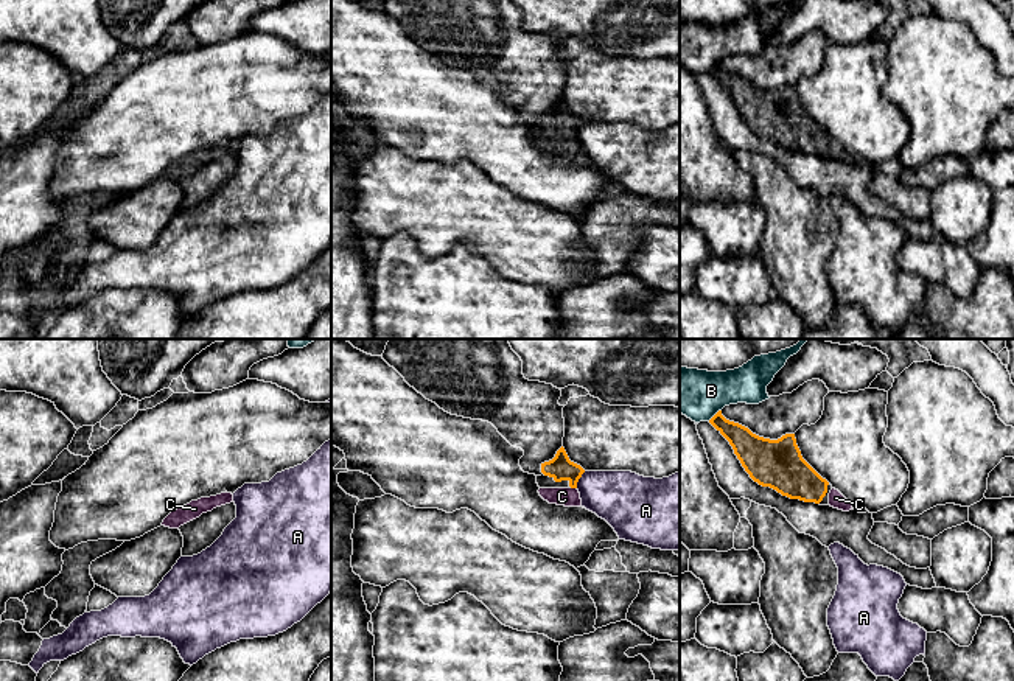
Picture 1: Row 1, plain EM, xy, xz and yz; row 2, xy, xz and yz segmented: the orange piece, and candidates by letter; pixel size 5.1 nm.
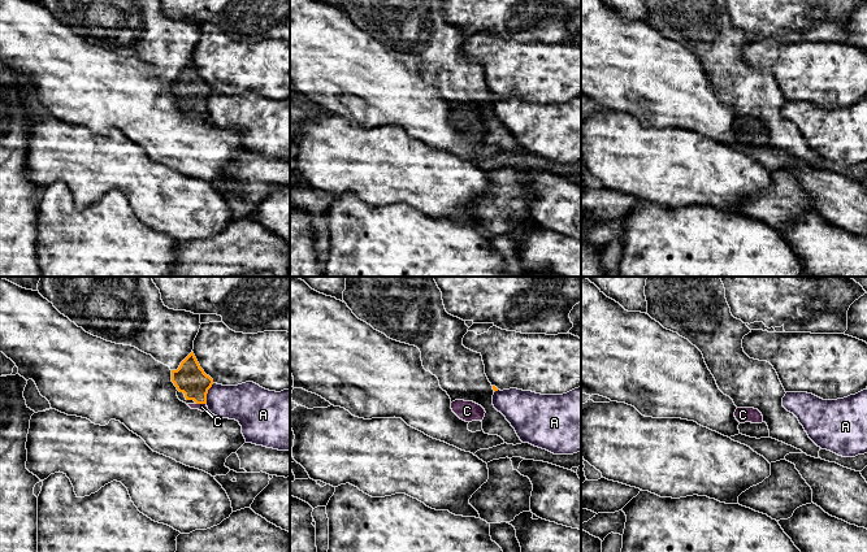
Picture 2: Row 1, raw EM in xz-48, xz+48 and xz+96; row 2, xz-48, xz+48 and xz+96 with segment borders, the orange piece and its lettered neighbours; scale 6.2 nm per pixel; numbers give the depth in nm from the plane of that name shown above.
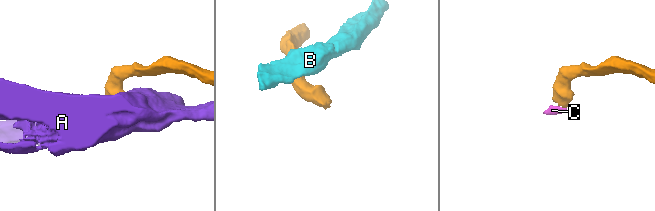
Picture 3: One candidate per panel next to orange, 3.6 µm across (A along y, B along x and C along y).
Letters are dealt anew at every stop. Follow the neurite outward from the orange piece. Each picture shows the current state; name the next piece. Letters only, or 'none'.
C

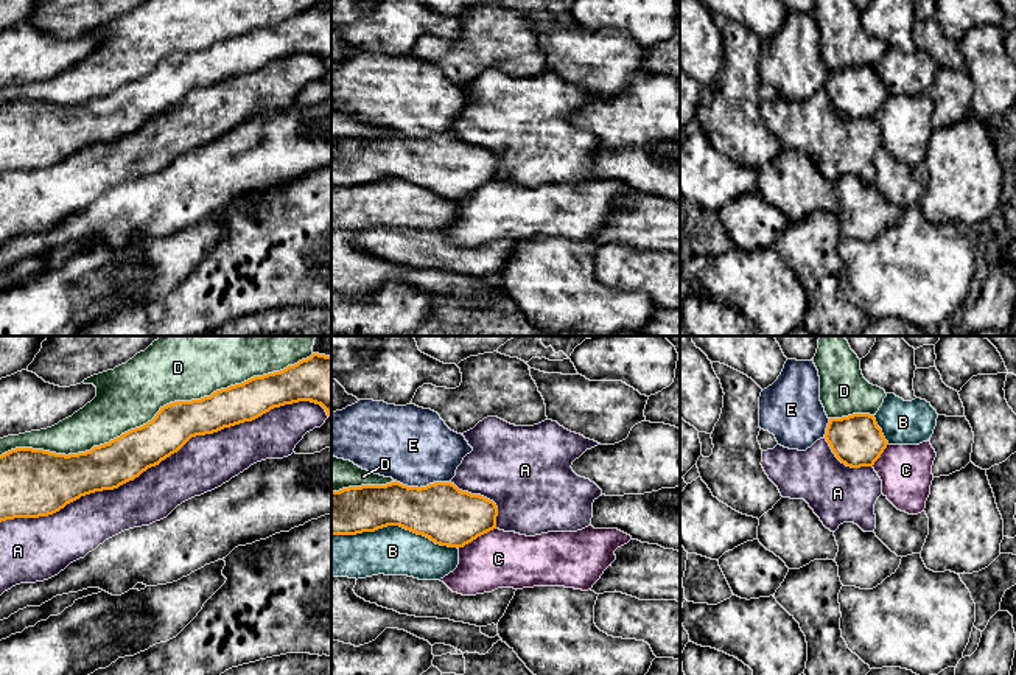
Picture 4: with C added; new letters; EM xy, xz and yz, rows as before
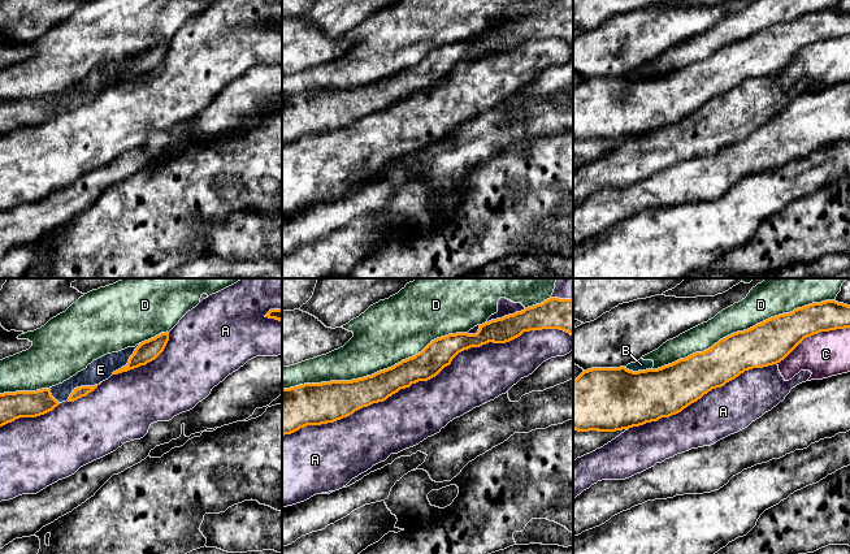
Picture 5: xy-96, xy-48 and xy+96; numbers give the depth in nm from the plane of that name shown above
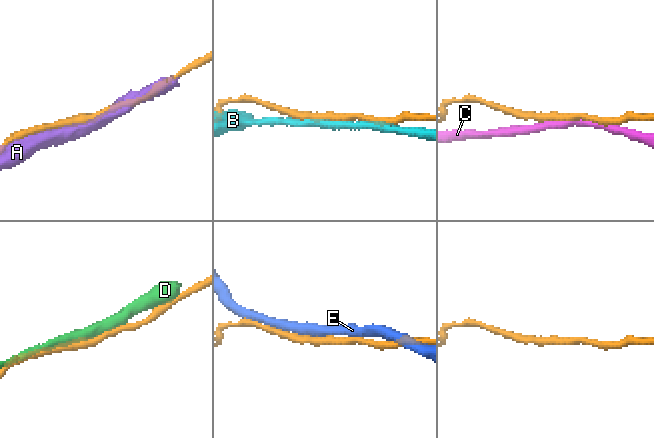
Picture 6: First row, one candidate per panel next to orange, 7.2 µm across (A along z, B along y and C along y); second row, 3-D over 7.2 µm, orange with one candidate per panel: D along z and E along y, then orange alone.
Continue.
none

